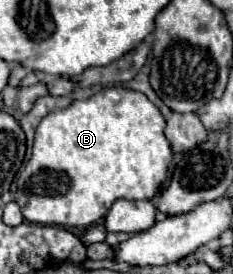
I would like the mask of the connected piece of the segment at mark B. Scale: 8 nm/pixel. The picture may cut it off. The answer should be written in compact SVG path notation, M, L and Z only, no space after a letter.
M125 87L101 89L91 99L75 101L67 109L51 111L41 119L31 159L19 179L17 203L31 223L91 227L103 221L117 199L153 199L167 177L171 159L173 151L165 139L165 119L143 93Z

